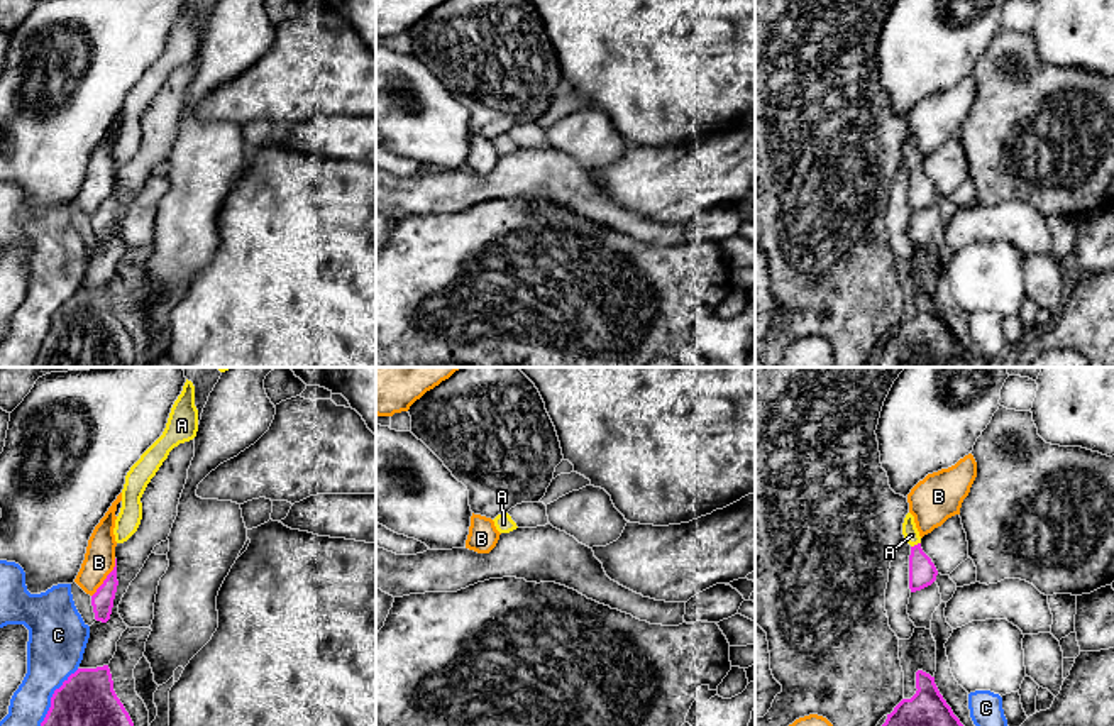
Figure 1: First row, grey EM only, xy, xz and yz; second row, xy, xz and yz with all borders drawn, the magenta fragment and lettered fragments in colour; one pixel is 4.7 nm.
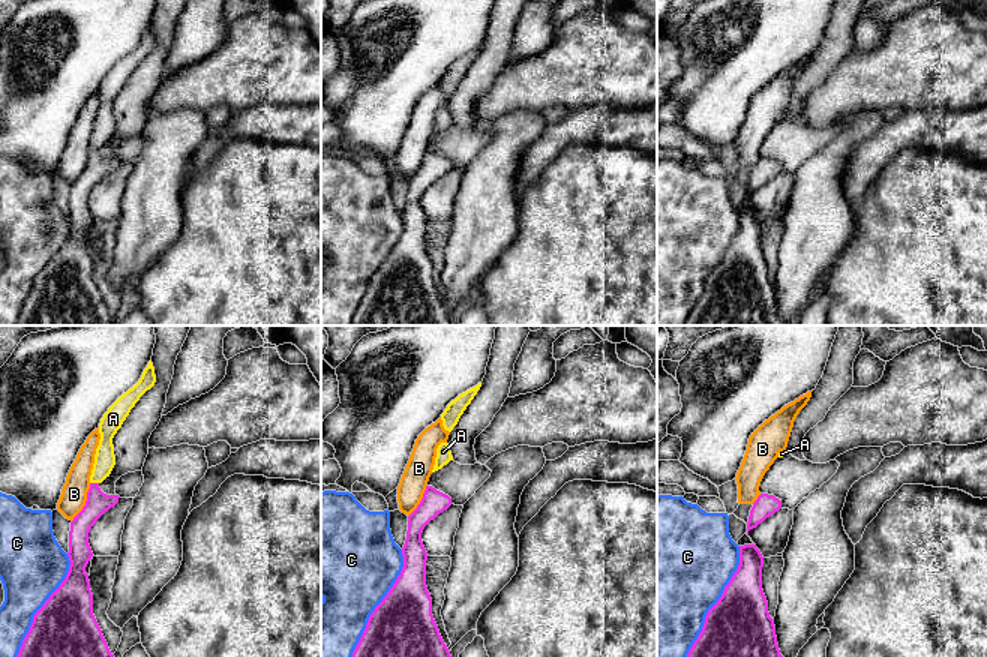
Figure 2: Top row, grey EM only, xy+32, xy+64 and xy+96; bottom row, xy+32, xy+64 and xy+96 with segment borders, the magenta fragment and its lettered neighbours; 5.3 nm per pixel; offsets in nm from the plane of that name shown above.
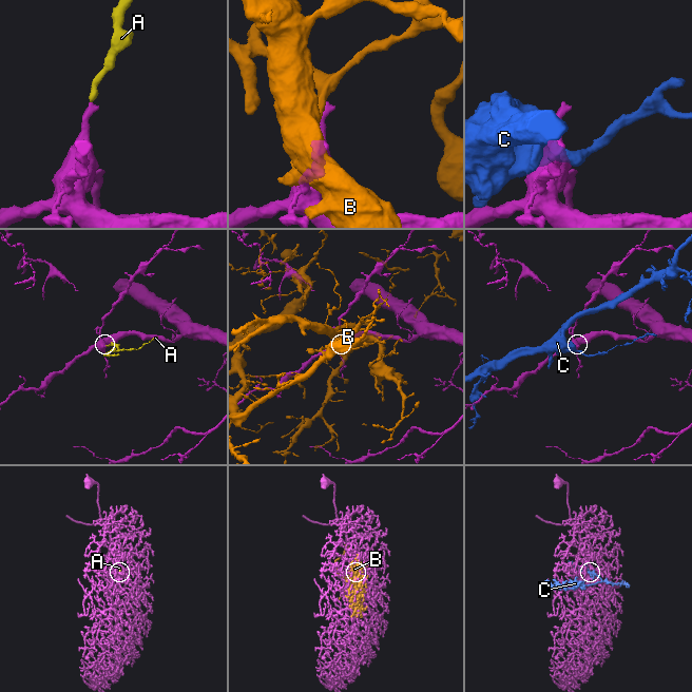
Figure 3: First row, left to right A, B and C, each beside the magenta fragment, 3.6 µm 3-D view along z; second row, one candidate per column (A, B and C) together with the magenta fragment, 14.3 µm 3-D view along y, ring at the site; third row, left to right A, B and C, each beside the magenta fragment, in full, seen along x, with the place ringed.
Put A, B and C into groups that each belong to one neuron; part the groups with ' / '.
A / B / C

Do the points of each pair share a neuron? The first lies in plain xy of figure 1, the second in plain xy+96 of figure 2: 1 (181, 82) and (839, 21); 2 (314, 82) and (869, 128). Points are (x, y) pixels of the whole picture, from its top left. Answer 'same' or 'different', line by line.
1: same
2: different

